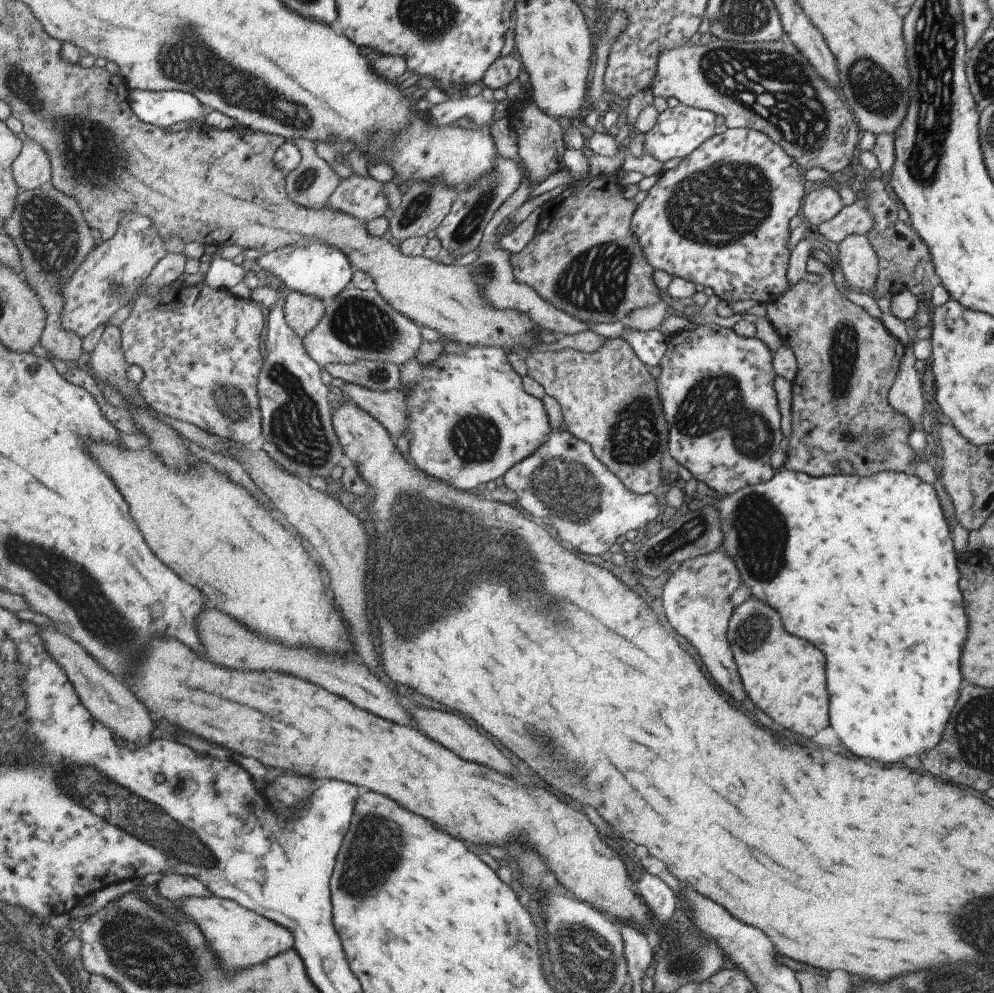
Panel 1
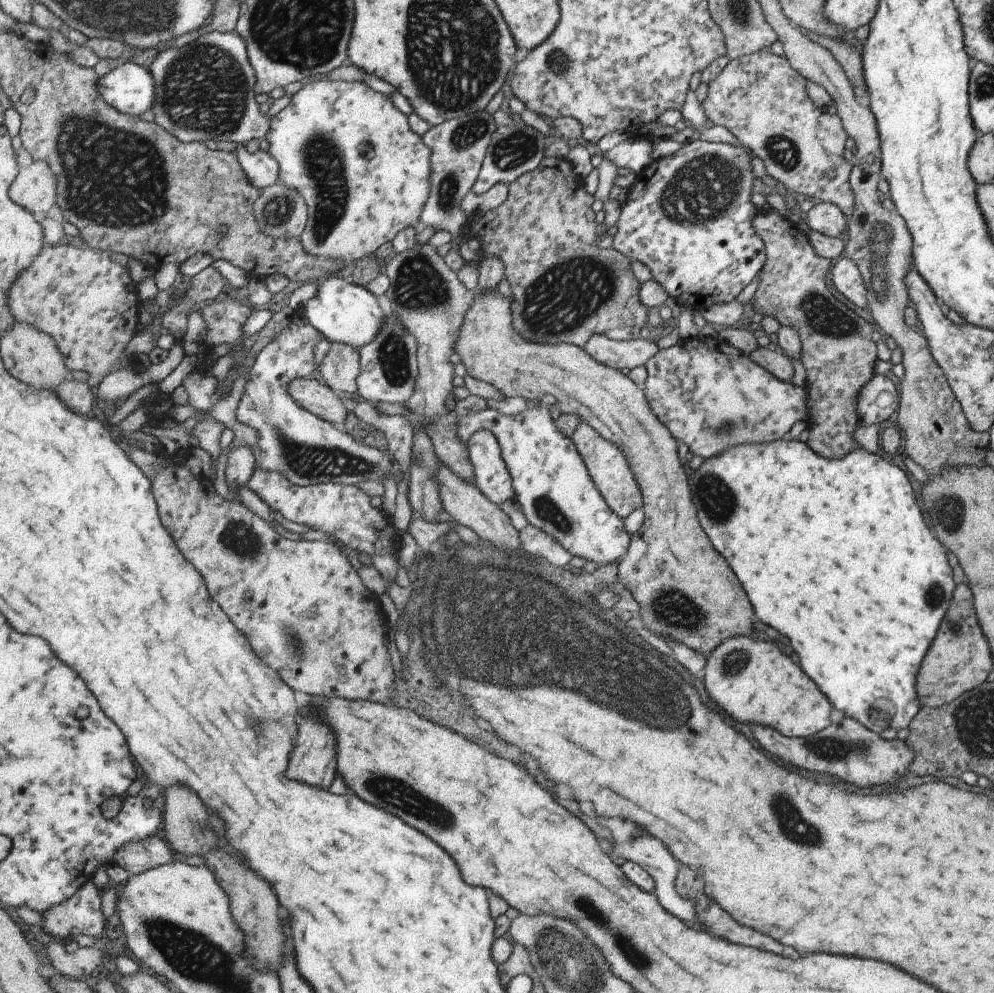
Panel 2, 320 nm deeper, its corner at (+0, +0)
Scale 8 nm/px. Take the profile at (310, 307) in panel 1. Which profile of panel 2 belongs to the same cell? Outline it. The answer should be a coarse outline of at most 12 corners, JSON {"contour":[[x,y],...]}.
{"contour":[[331,343],[319,371],[336,393],[358,397],[359,350]]}

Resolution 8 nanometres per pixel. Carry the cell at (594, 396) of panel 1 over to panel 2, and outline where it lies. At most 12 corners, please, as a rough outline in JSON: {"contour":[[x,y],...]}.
{"contour":[[585,421],[572,440],[588,475],[623,520],[643,508],[620,448]]}

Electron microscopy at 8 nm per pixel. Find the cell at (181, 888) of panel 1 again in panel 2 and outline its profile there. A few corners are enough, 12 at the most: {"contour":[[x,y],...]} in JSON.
{"contour":[[153,835],[125,844],[115,863],[129,875],[166,865],[169,842]]}

